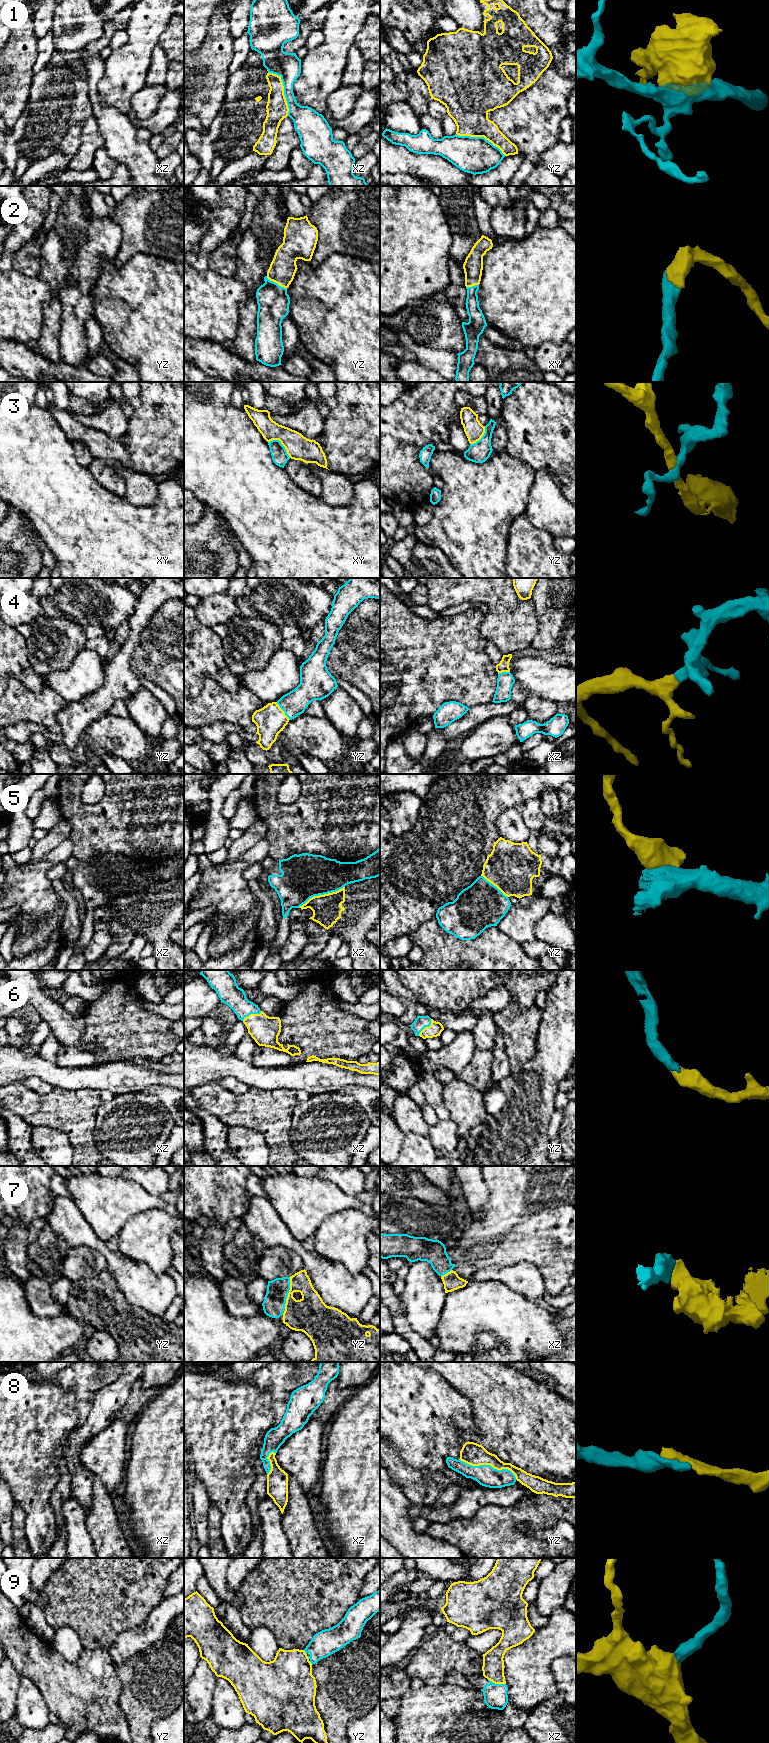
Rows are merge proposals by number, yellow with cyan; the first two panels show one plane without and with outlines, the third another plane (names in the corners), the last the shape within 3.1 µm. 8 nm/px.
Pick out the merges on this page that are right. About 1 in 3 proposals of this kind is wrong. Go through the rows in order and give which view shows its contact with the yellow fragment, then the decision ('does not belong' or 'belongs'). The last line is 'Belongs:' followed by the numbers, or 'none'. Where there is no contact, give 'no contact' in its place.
1: meets yellow in xz; does not belong
2: meets yellow in yz; belongs
3: meets yellow in xy; does not belong
4: meets yellow in yz; belongs
5: meets yellow in xz; does not belong
6: meets yellow in xz; belongs
7: meets yellow in yz; belongs
8: meets yellow in yz; belongs
9: meets yellow in xz; belongs
Belongs: 2, 4, 6, 7, 8, 9

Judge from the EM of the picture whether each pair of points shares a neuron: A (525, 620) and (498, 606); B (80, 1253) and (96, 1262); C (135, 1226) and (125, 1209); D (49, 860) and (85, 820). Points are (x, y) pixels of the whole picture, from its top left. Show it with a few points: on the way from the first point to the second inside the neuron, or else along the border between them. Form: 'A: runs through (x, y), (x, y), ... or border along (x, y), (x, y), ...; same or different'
A: runs through (518, 620), (513, 620), (505, 612); same
B: runs through (84, 1257), (89, 1262), (92, 1262); same
C: border along (152, 1208), (132, 1216), (118, 1235); different
D: border along (68, 839), (71, 842), (72, 856); different

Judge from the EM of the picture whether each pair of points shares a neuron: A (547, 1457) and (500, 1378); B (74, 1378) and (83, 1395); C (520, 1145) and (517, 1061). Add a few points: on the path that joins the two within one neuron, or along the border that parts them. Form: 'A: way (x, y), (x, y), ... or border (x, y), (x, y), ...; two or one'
A: way (538, 1437), (507, 1406), (502, 1398); one
B: way (78, 1382), (83, 1387), (83, 1391); one
C: border (533, 1055), (523, 1063), (519, 1071), (511, 1073); two

